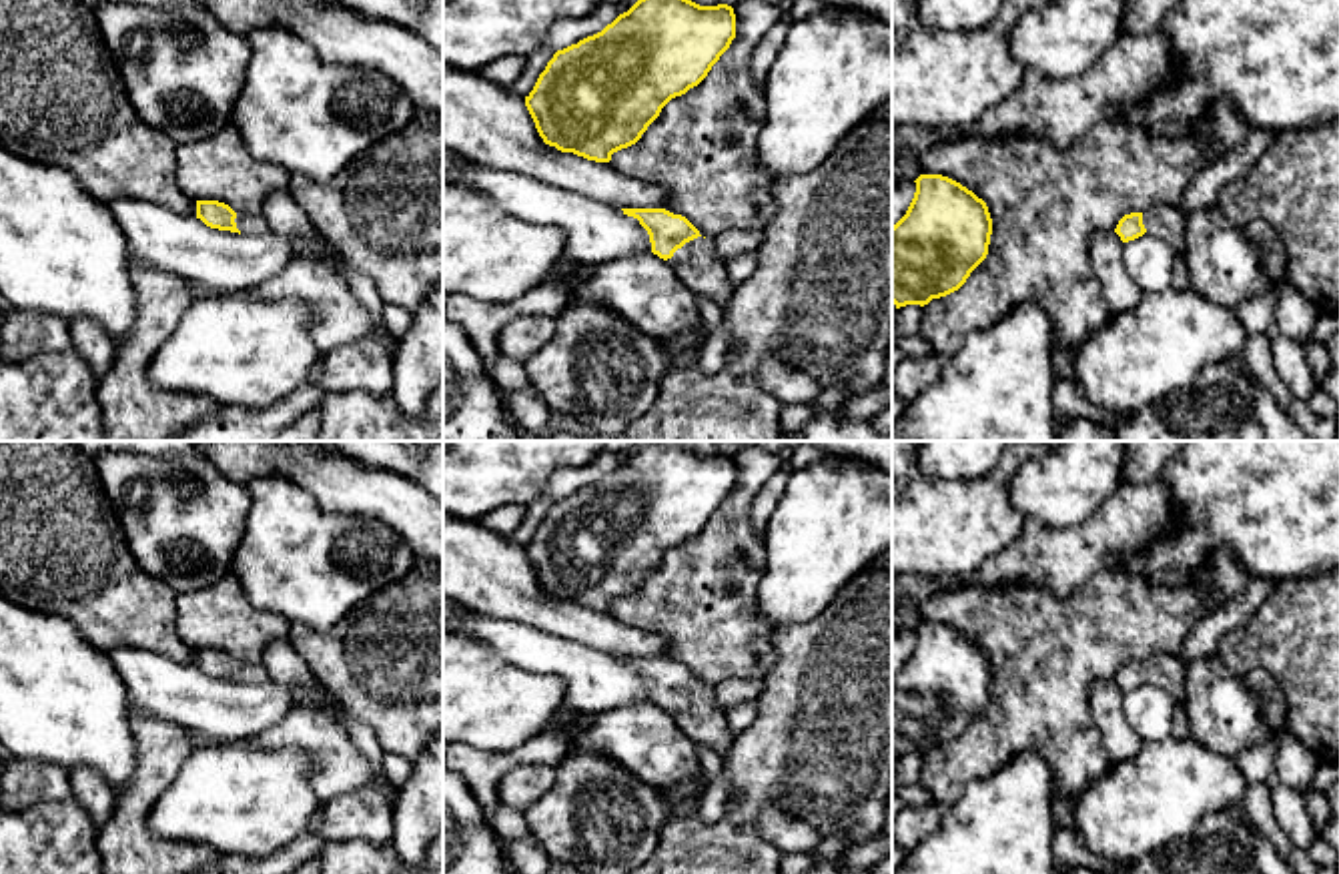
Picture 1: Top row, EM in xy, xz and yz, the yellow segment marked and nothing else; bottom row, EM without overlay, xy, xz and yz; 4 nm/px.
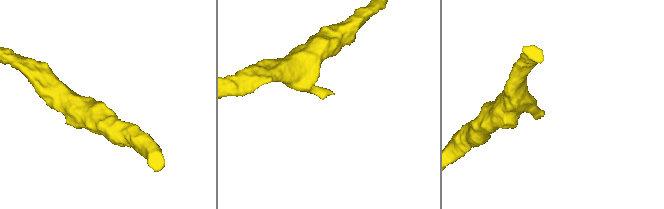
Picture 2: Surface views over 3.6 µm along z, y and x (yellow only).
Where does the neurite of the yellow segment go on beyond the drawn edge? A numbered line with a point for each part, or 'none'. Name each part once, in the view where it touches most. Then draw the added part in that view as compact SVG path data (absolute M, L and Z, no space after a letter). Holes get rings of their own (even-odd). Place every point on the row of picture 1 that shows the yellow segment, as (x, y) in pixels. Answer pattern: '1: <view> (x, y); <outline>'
1: xz (696, 263); M698 237L686 243L665 263L698 297L712 299L720 307L728 305L736 285L730 283L726 263L718 257L712 239Z

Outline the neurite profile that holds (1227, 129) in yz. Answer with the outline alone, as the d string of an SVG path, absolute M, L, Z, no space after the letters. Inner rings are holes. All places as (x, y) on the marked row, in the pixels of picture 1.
M1227 98L1213 106L1207 146L1213 156L1221 156L1241 144L1249 134L1249 124Z

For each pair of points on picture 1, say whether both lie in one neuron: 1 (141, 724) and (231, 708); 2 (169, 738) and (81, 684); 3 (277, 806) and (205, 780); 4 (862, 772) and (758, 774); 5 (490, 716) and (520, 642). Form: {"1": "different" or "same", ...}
{"1": "different", "2": "different", "3": "same", "4": "same", "5": "different"}

